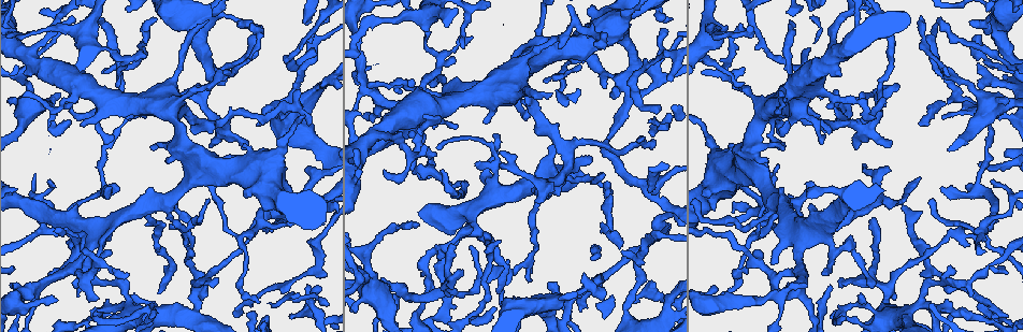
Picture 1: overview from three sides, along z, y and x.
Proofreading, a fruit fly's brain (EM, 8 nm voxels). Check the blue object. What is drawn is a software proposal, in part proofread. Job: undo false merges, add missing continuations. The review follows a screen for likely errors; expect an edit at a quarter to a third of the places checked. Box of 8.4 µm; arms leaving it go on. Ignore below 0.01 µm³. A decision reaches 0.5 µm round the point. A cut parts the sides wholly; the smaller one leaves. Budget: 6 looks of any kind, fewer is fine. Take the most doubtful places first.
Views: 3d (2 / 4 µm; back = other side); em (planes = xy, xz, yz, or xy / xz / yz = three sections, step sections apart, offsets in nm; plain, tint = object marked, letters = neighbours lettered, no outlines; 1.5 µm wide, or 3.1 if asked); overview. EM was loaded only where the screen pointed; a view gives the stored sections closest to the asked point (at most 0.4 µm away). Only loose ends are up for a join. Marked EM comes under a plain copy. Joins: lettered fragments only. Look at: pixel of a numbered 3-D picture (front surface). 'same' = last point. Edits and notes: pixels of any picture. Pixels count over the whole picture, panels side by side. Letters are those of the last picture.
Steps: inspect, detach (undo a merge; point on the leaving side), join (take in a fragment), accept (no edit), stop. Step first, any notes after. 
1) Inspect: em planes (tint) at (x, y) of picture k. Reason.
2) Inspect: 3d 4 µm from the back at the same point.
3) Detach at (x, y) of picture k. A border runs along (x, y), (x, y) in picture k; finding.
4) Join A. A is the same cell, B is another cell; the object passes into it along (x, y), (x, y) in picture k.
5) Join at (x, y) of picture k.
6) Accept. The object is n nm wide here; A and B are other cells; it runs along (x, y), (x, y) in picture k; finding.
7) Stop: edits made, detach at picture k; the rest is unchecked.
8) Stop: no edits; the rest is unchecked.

Inspect: 3d 4 µm at (606, 88) of picture 1. Thin end.

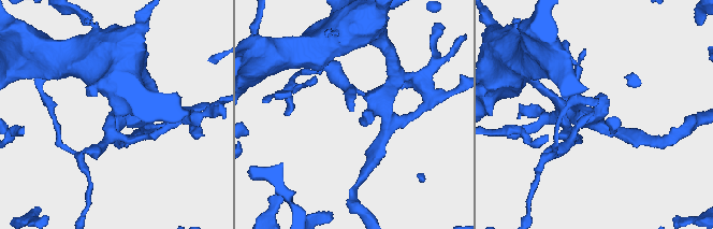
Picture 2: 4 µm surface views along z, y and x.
Inspect: em xz step 8 (letters) at (353, 109) of picture 2. Shape alone is not enough.

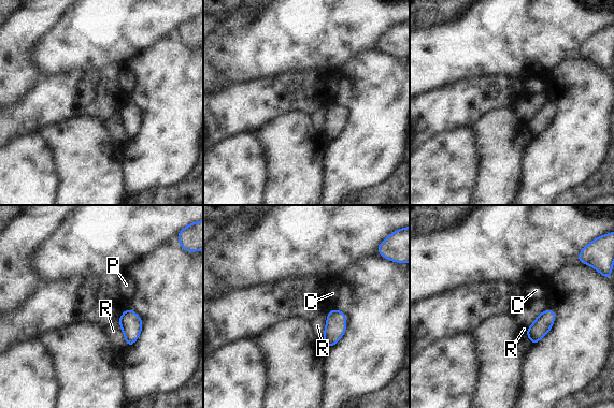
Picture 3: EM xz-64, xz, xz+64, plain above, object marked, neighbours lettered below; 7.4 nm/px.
Accept. C, P and R are other cells; a border runs along (117, 320), (127, 347) in picture 3; no lettered fragment goes on from it.

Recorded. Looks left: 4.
Inspect: 3d 4 µm from the back at (425, 259) of picture 1. Sharp bend.

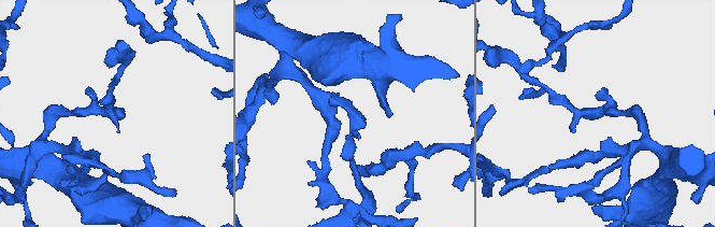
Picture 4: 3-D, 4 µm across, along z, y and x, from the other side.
Inspect: em planes (letters) at (355, 112) of picture 4.

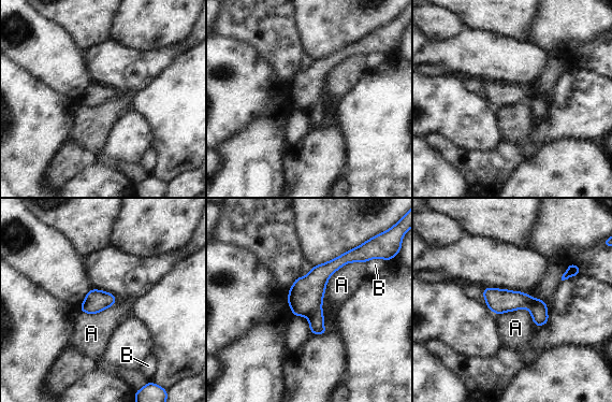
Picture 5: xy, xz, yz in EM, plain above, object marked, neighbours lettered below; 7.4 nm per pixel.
Accept. The longest contact is with A, 400 nm; A and B are other cells; continuous, no second neuron.

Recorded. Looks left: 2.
Inspect: em planes (letters) at (593, 45) of picture 1. Tapers out.

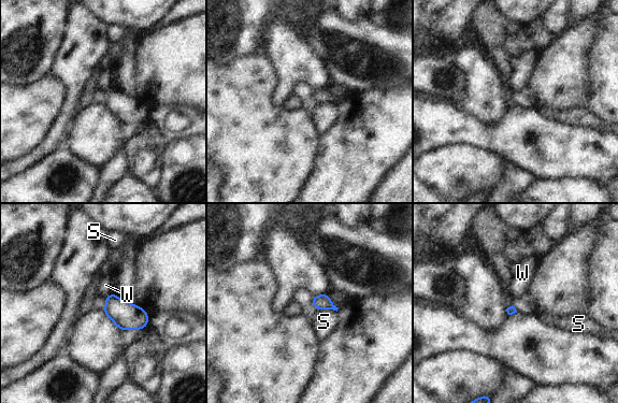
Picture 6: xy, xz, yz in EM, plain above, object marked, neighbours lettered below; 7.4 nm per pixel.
Accept. S and W are other cells; a border runs along (316, 308), (332, 308), (336, 312) in picture 6; no lettered fragment goes on from it.

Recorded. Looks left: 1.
Stop: no edits; the rest is unchecked.

